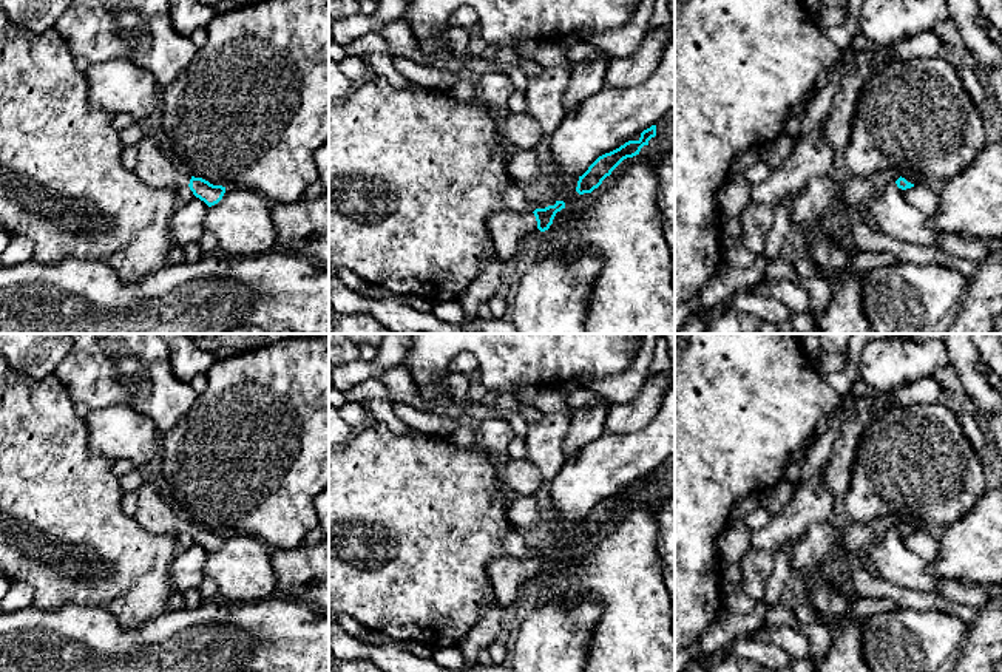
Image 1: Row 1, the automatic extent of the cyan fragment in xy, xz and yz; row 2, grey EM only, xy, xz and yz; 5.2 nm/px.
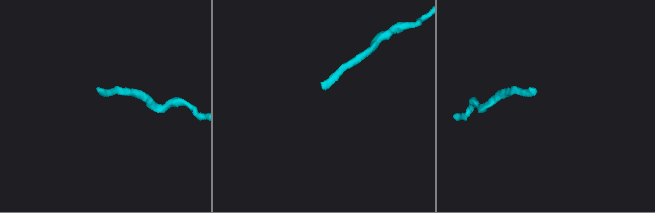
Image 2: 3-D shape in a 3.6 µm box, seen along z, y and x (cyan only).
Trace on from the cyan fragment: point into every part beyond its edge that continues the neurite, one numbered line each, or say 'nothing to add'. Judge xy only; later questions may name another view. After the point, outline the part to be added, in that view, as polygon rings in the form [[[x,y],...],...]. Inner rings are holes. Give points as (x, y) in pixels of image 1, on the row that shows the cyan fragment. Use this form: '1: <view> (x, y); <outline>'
1: xy (155, 169); [[[145,134],[136,148],[137,165],[134,173],[147,185],[176,192],[190,184],[191,175],[167,158],[159,148],[159,142],[150,136]]]

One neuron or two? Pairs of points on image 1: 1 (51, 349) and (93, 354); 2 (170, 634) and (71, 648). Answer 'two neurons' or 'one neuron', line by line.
1: two neurons
2: one neuron

